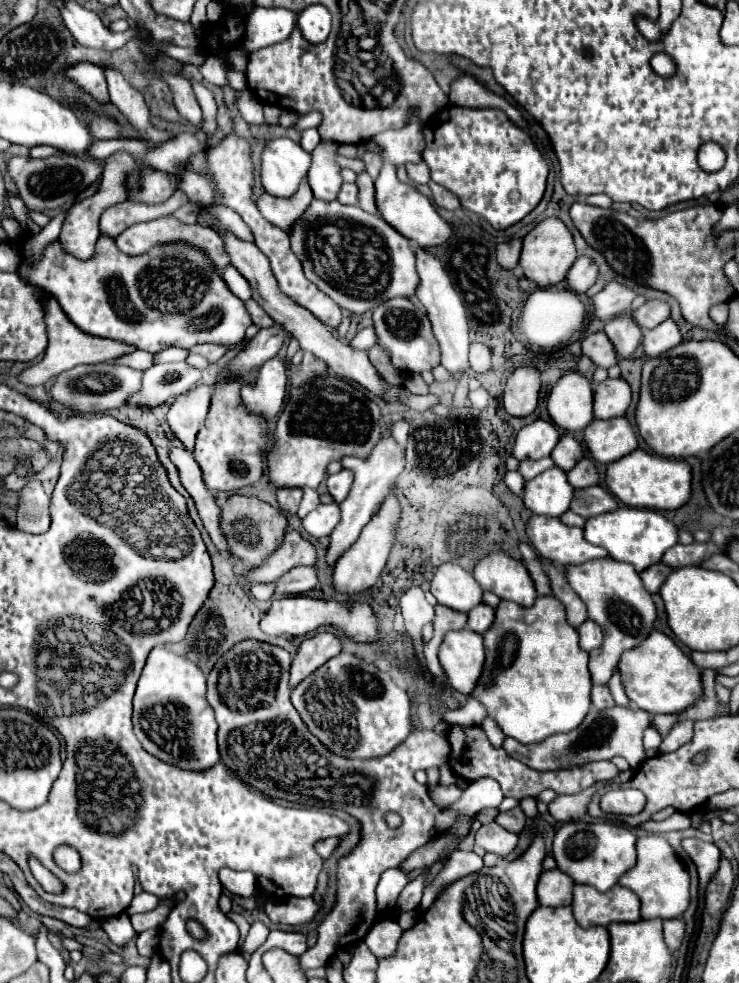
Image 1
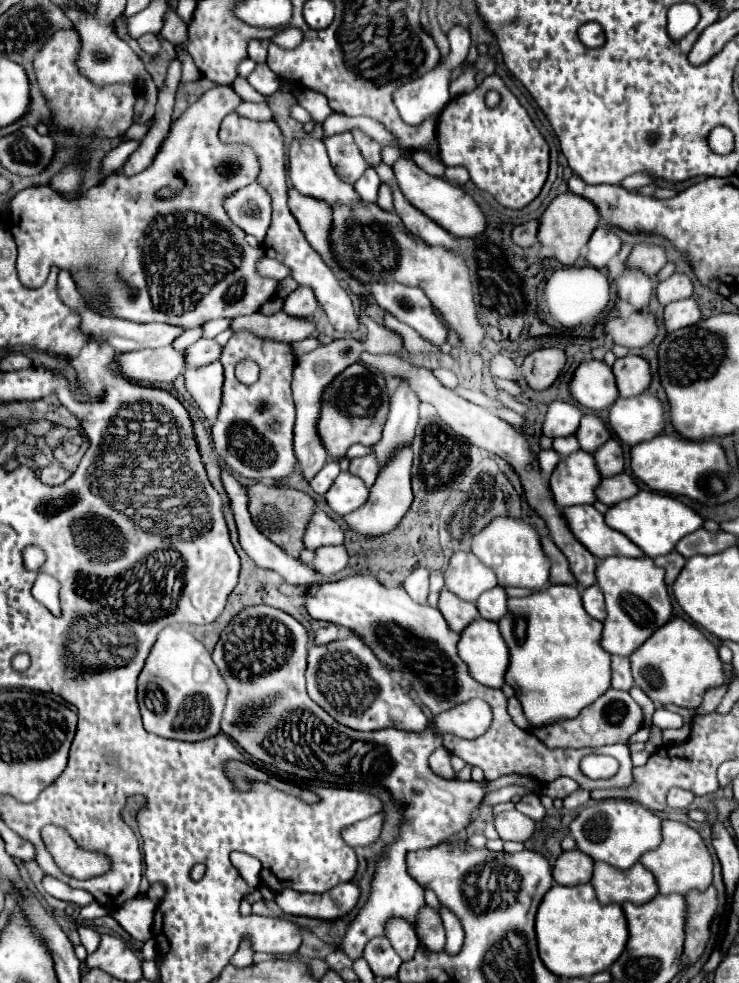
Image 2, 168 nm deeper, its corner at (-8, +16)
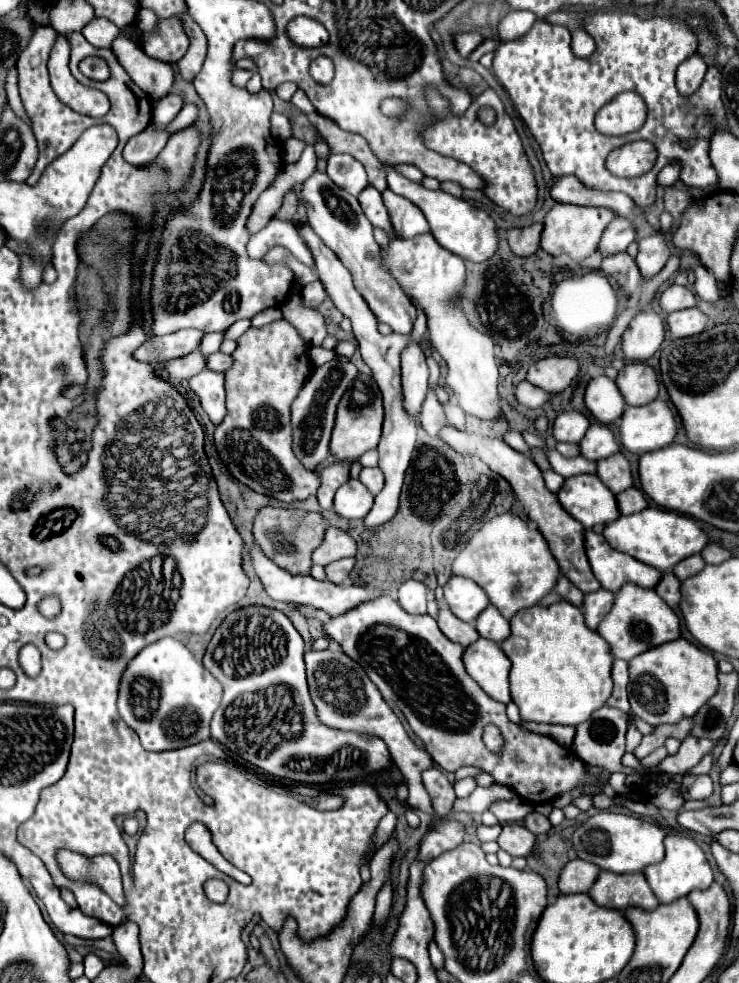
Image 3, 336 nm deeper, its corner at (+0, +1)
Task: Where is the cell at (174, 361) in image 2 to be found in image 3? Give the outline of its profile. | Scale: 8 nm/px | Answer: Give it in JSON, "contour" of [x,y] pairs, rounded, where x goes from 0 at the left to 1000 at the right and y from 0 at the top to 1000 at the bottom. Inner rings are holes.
{"contour":[[[254,359],[244,365],[227,367],[219,371],[219,386],[225,386],[230,392],[244,392],[246,388],[263,384],[276,375],[276,361],[273,359]]]}

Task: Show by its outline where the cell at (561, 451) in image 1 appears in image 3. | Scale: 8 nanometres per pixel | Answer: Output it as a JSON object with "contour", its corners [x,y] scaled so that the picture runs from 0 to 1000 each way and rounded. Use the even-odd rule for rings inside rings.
{"contour":[[[801,430],[790,447],[785,449],[785,463],[798,469],[812,469],[836,459],[839,459],[839,453],[831,447],[828,438],[812,430]]]}

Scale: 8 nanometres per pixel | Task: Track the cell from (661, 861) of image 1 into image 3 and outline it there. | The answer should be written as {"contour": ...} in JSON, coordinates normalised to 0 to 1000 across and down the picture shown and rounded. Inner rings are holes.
{"contour":[[[904,849],[899,854],[899,862],[901,862],[899,874],[888,880],[877,880],[869,886],[893,919],[909,919],[920,913],[928,913],[936,904],[958,904],[963,900],[966,892],[963,892],[963,884],[961,884],[958,876],[955,876],[955,870],[950,868],[950,864],[936,854]]]}

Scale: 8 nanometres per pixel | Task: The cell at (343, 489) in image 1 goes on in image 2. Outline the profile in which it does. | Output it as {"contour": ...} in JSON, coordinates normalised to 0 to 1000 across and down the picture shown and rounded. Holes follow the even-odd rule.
{"contour":[[[509,464],[479,466],[474,470],[474,480],[479,484],[487,484],[493,488],[493,492],[501,496],[509,490],[509,484],[512,484],[512,468],[509,468]]]}

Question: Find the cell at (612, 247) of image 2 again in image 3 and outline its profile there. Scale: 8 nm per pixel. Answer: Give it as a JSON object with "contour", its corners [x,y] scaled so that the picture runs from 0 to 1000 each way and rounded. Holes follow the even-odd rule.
{"contour":[[[834,221],[815,237],[812,249],[809,249],[809,259],[823,261],[834,259],[836,255],[847,255],[847,251],[858,245],[858,231],[850,223]]]}

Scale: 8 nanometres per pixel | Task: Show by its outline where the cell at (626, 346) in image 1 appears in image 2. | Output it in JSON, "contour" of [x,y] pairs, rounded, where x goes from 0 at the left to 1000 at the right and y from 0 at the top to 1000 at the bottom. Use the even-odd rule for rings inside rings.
{"contour":[[[847,273],[836,283],[836,301],[858,315],[874,315],[882,299],[882,283],[866,275]]]}

